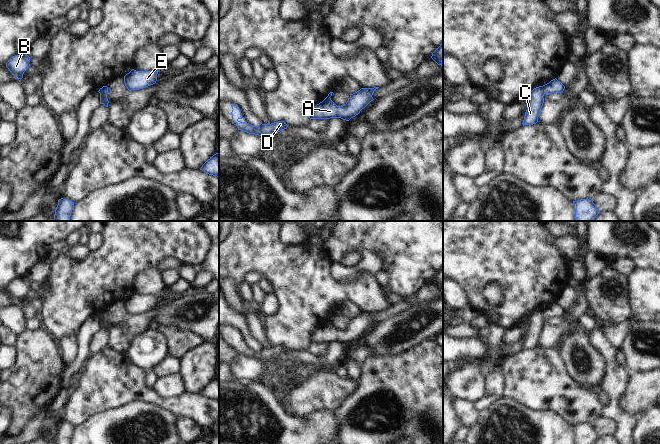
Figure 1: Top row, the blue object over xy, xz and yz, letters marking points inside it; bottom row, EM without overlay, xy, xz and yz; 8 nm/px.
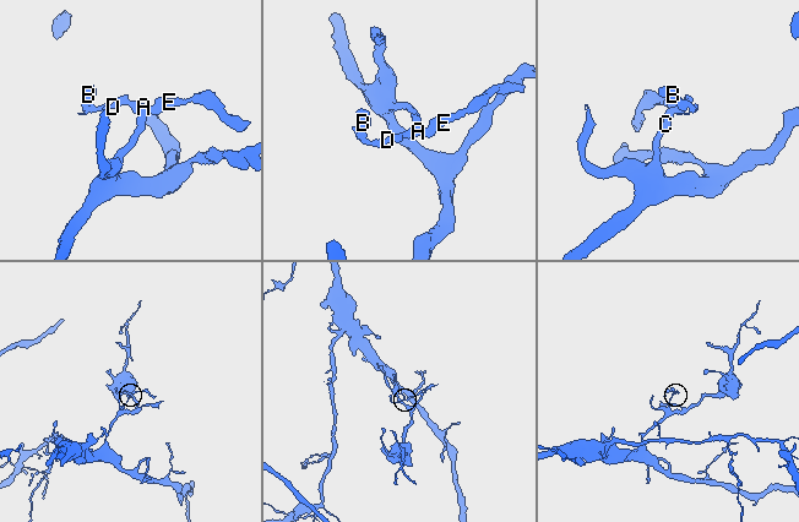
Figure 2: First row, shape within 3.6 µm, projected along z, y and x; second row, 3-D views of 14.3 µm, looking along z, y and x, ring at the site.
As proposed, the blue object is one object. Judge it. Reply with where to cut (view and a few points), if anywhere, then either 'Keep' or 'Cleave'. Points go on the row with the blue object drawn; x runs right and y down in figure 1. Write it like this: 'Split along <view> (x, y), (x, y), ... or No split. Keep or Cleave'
Split along yz (541, 86), (543, 94). Cleave.

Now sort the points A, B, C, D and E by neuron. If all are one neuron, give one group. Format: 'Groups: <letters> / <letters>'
Groups: A B D E / C.

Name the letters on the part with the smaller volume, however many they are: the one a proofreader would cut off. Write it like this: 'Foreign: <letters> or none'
Foreign: A, B, D, E

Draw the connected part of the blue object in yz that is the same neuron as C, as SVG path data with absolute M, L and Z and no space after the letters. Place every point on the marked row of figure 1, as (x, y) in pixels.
M542 86L536 87L530 92L530 103L525 112L523 126L533 125L538 122L540 110L544 103L543 96L544 94Z

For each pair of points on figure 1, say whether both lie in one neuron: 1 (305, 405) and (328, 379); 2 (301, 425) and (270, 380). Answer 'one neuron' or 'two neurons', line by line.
1: one neuron
2: two neurons

